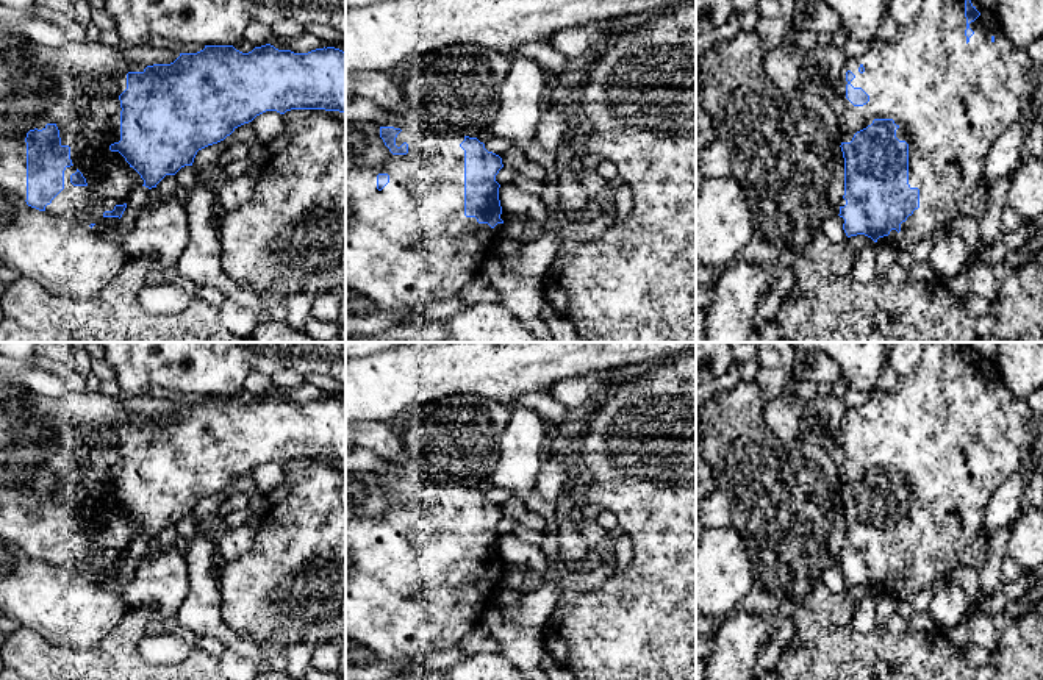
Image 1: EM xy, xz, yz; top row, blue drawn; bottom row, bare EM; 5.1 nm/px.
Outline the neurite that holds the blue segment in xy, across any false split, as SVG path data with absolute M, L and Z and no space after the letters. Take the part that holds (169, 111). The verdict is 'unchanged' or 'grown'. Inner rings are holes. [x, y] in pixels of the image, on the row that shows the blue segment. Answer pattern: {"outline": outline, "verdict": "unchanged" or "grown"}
{"outline": "M266 44L242 53L233 45L205 45L197 53L180 53L170 64L117 69L105 84L81 94L59 92L53 88L23 95L45 95L55 103L45 111L22 114L34 120L34 128L25 136L6 133L0 138L0 188L17 194L31 208L67 216L92 228L100 222L119 222L127 200L102 197L88 186L83 174L72 164L70 147L61 144L58 122L106 117L111 123L109 150L119 152L141 175L142 186L152 189L166 175L192 166L199 150L224 141L238 127L266 111L285 114L291 109L325 109L346 114L346 52L324 47L294 53ZM92 95L114 95L120 100L120 114L91 111L86 100Z", "verdict": "grown"}

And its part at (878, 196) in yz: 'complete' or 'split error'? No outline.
split error

